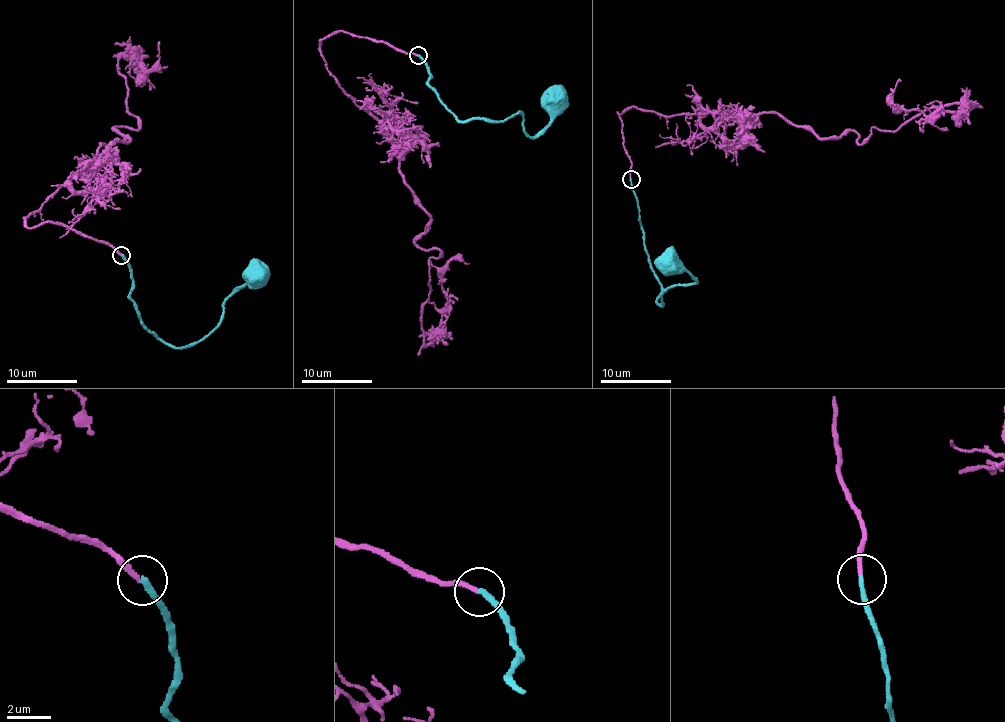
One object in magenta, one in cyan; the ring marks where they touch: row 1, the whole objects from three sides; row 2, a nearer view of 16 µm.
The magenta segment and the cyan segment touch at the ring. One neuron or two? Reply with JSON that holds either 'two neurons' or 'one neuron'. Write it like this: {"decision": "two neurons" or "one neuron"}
{"decision": "one neuron"}

